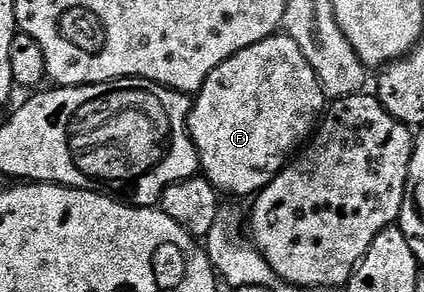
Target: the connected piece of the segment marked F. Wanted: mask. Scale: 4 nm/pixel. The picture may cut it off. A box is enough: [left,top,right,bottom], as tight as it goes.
[187,34,324,198]

